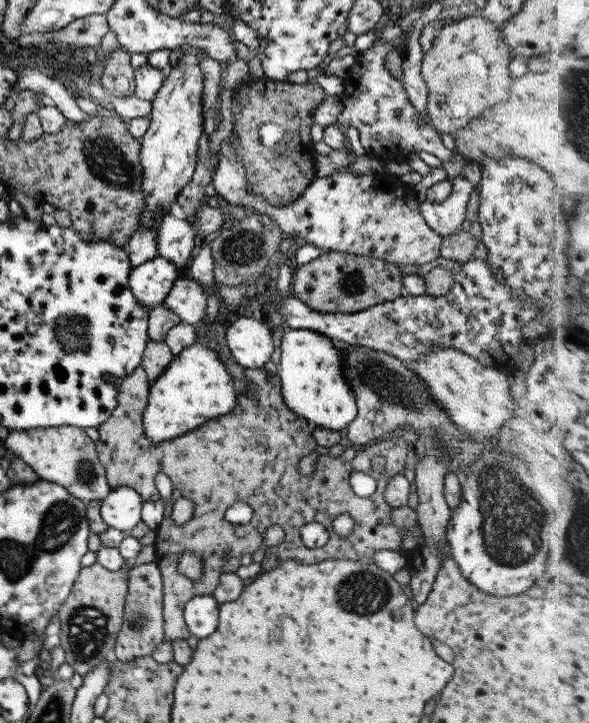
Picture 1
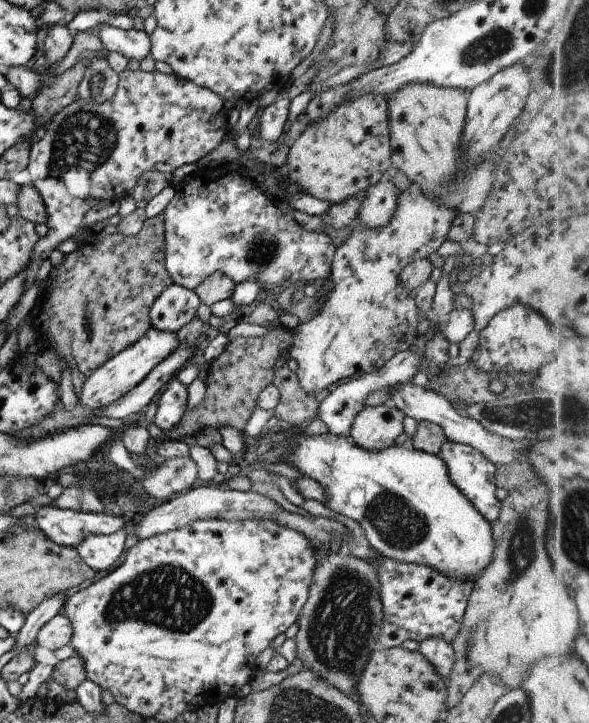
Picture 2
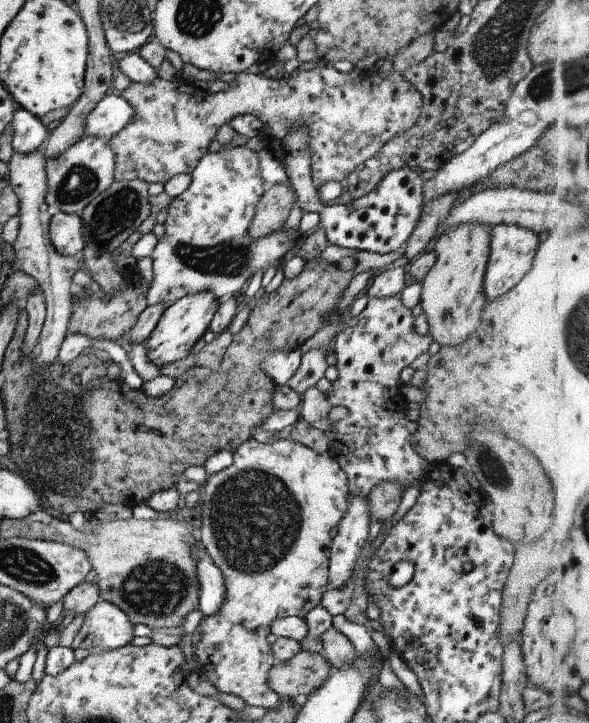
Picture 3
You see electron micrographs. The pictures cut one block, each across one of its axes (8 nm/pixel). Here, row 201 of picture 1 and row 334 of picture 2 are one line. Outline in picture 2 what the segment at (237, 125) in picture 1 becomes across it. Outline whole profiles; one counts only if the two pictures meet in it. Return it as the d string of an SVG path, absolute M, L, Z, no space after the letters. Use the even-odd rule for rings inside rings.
M280 324L269 326L268 334L261 338L236 338L216 360L209 364L204 402L196 410L186 410L180 423L172 431L163 431L162 441L183 441L187 437L201 434L207 427L219 429L231 427L244 432L253 412L257 408L258 396L269 385L273 385L275 366L283 357L288 356L294 341L292 330Z

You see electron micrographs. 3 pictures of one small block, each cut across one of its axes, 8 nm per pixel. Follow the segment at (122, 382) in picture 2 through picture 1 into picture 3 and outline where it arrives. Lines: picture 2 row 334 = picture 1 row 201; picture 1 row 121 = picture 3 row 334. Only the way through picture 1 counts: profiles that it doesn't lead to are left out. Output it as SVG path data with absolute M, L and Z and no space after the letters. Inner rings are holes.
M206 290L206 292L198 292L198 294L186 294L186 296L174 302L173 305L169 305L144 342L148 360L152 364L156 364L157 367L161 367L164 364L170 364L170 362L176 362L187 357L190 350L194 348L194 344L209 329L211 317L216 314L220 301L210 290Z

